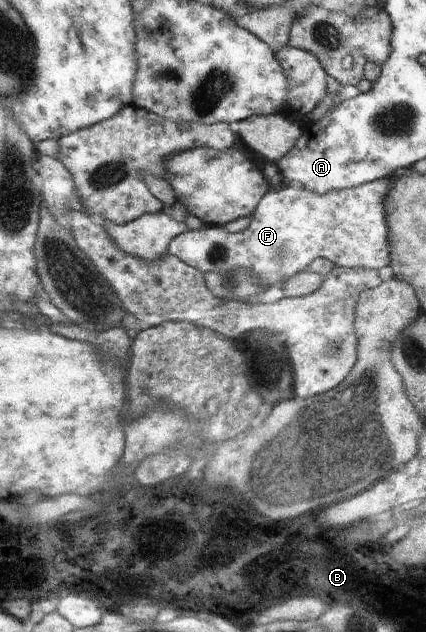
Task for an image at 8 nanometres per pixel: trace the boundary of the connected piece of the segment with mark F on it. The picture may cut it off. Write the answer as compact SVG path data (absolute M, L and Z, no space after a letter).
M391 178L375 180L344 190L333 190L326 194L318 194L316 191L301 187L301 185L285 184L263 197L245 231L233 234L224 226L215 225L195 231L186 227L179 236L171 241L168 253L202 272L225 273L234 272L237 268L248 269L258 280L263 291L271 289L271 287L284 289L286 281L299 272L307 271L307 265L317 257L325 257L337 266L378 271L381 267L390 265L390 233L388 232L390 227L386 212L386 198L391 189Z

